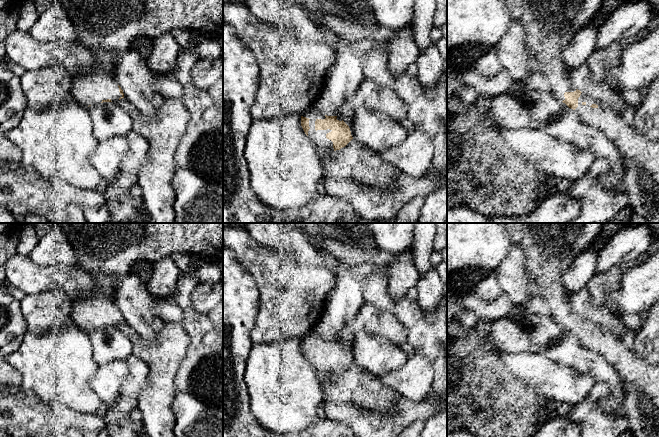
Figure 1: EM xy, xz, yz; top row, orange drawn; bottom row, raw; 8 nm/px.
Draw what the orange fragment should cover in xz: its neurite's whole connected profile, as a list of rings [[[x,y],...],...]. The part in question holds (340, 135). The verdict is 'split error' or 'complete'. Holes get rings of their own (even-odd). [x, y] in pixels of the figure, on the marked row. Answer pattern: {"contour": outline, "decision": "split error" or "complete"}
{"contour": [[[314,109],[302,114],[301,126],[316,145],[321,163],[353,139],[349,126],[339,116],[327,116]]], "decision": "split error"}

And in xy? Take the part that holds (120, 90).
{"contour": [[[96,58],[95,66],[87,73],[73,77],[71,94],[81,106],[97,105],[103,102],[116,102],[124,98],[121,87],[114,76]]], "decision": "split error"}

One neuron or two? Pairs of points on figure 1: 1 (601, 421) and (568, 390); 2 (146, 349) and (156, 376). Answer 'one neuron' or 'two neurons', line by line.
1: two neurons
2: one neuron

